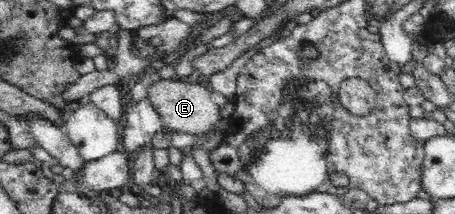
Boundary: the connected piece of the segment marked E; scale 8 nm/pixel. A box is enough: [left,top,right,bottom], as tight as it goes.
[146,77,221,136]

